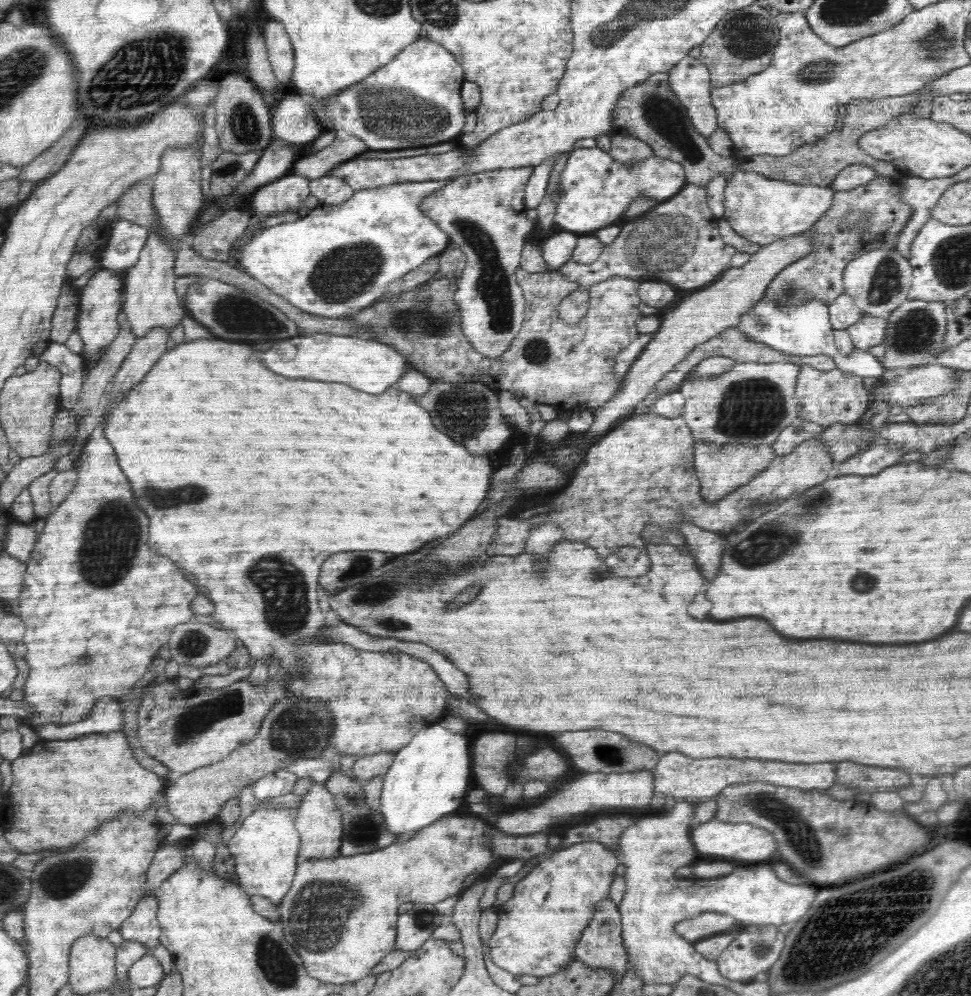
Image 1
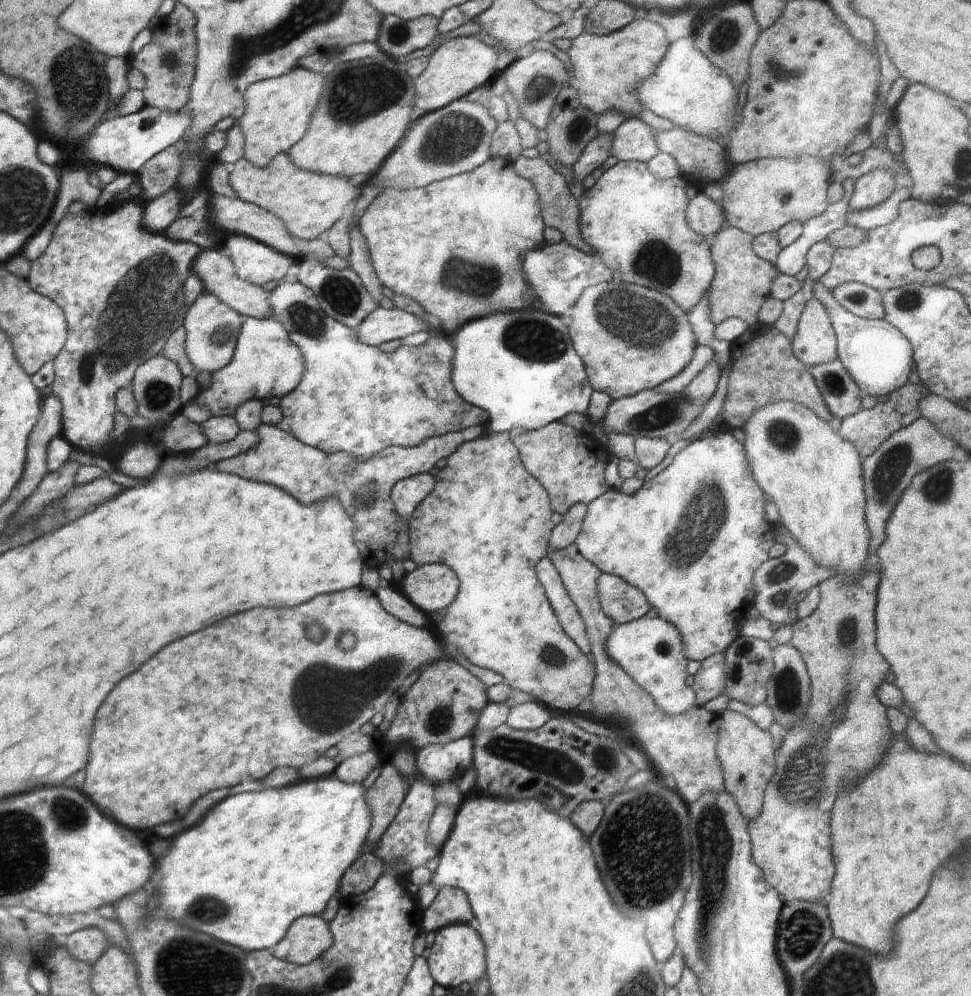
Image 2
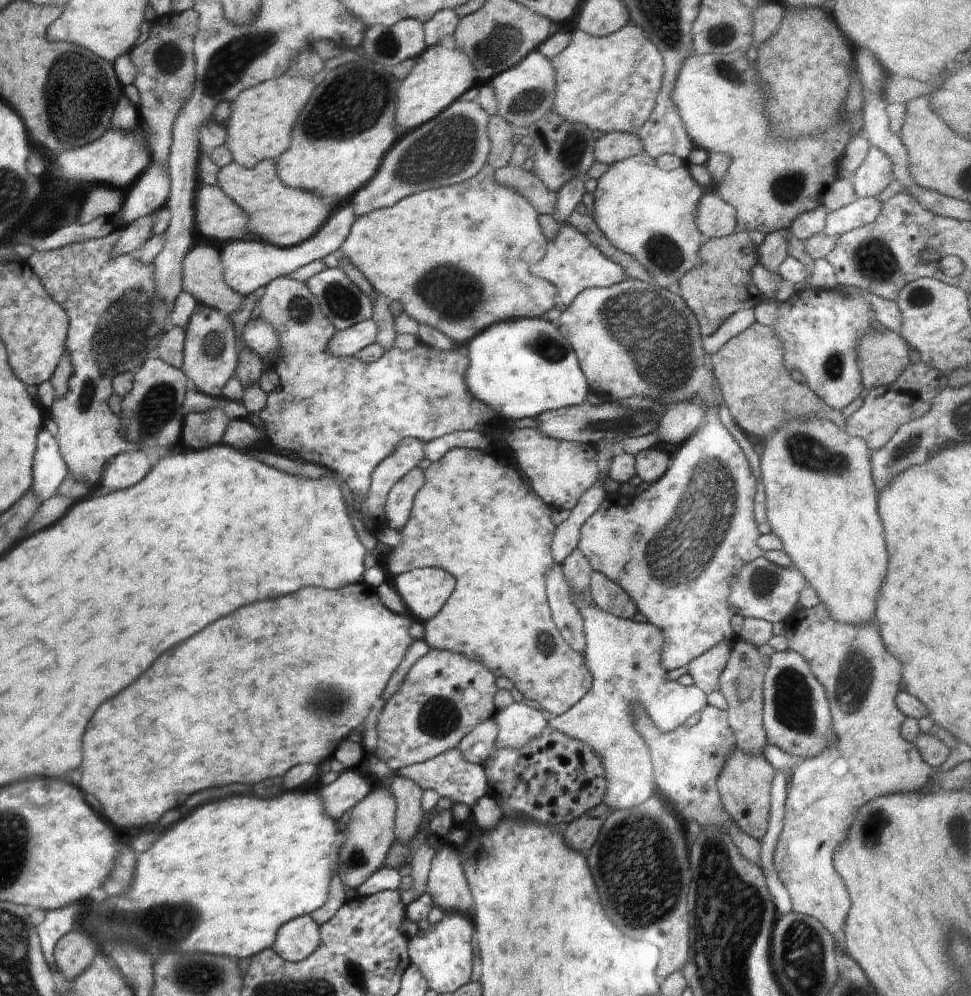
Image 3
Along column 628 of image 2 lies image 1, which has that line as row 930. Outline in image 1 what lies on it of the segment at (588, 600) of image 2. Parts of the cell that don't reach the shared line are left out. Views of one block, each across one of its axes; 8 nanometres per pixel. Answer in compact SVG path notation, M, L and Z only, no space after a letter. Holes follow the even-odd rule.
M702 912L702 914L688 917L678 922L674 929L688 942L694 944L695 941L711 937L720 933L735 933L741 924L736 922L732 915L718 912Z

